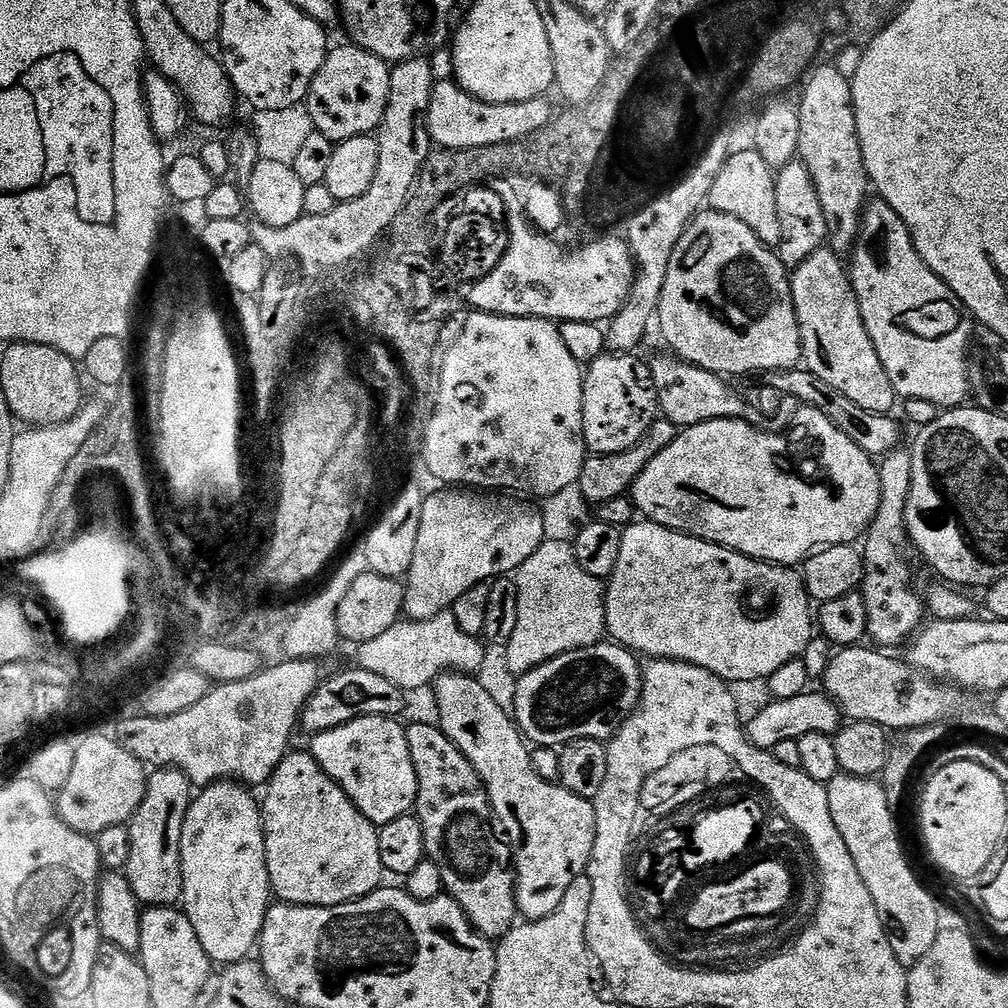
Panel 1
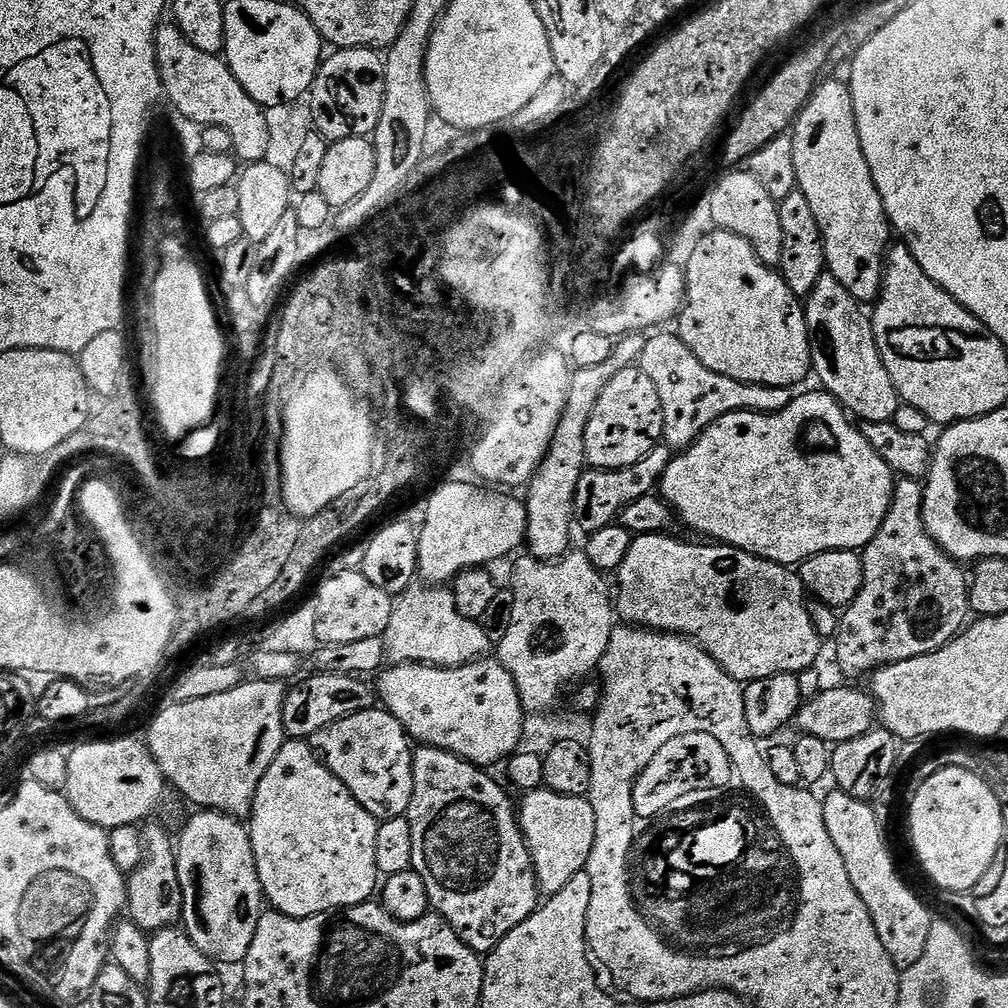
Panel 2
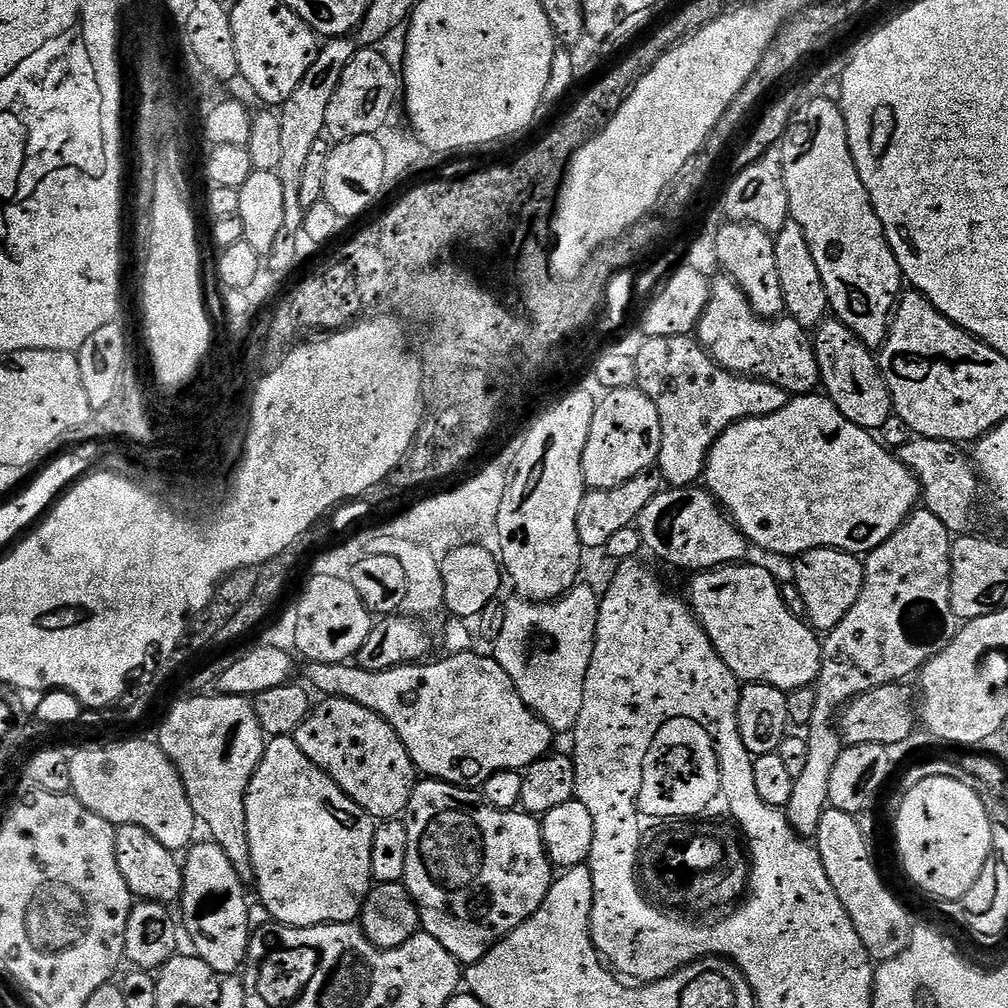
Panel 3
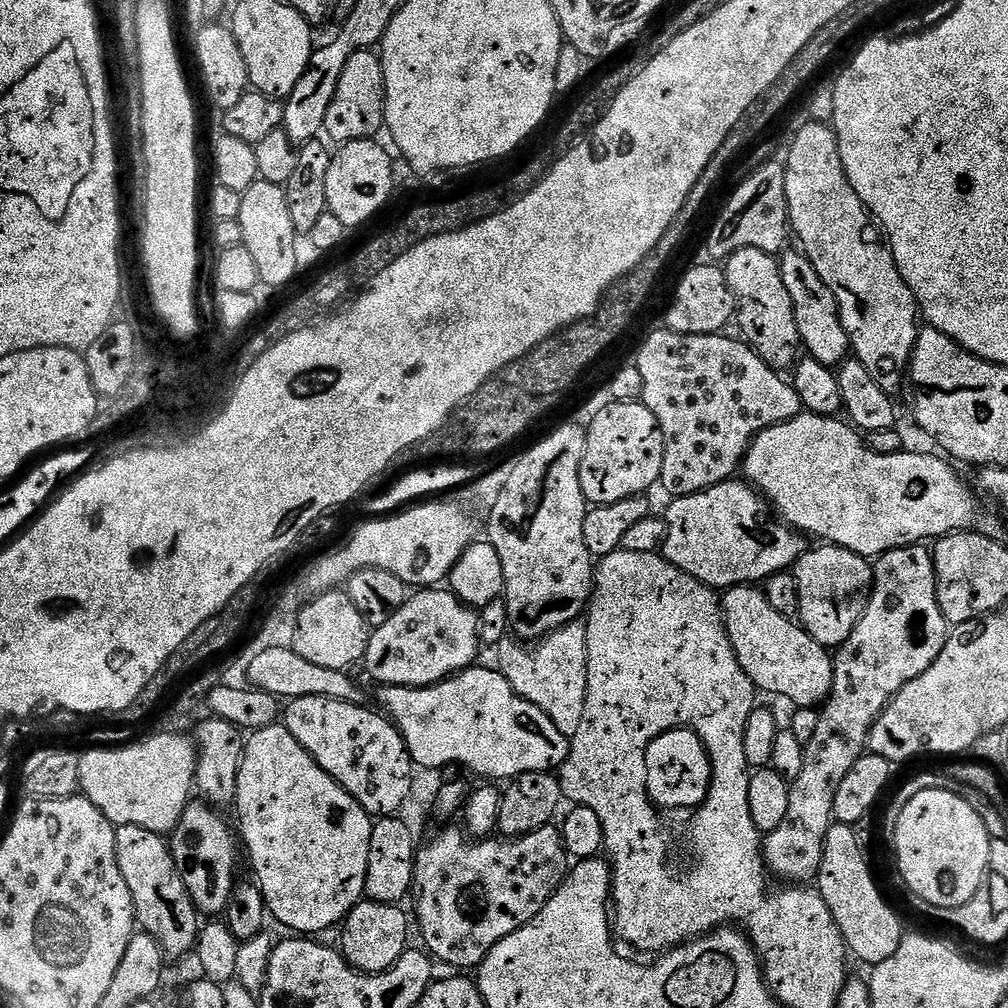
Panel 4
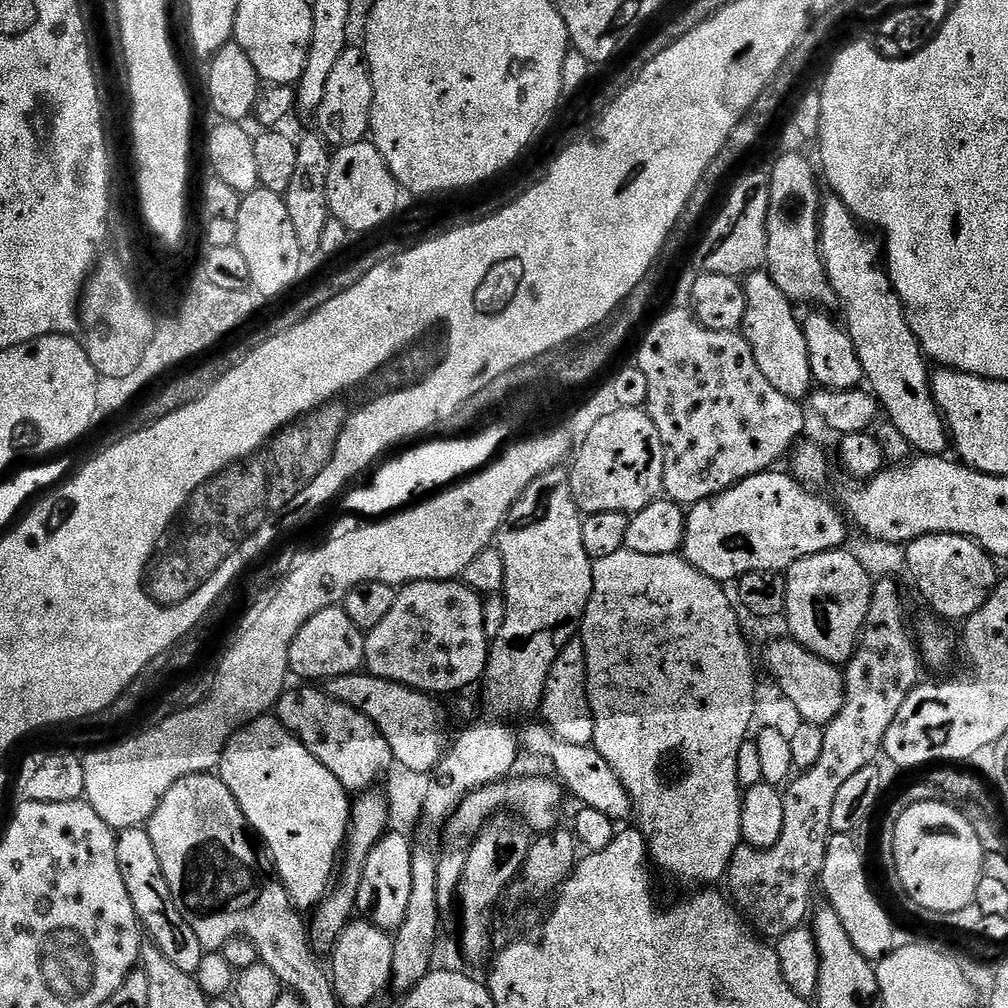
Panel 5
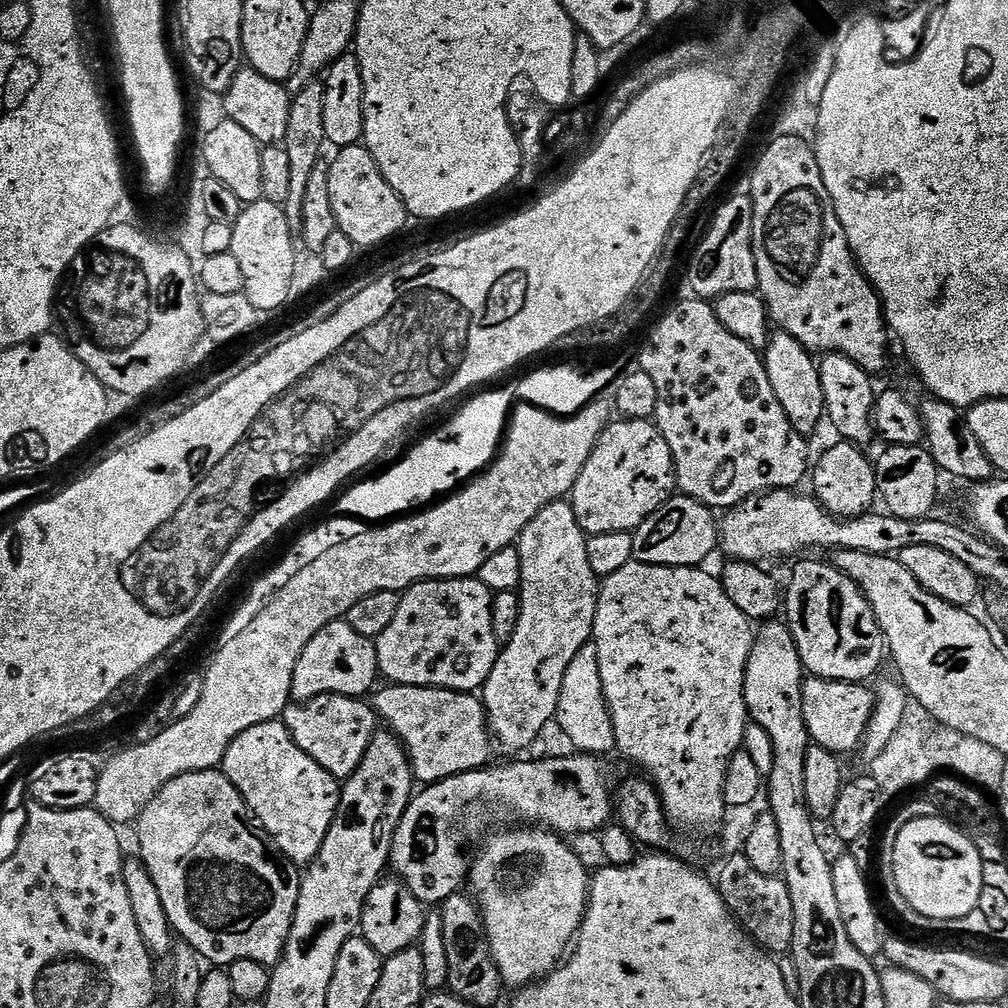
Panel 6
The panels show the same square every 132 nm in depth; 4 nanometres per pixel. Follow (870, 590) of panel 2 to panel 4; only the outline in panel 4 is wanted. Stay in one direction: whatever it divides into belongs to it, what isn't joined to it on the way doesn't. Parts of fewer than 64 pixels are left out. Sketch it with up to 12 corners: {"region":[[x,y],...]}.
{"region":[[924,544],[874,564],[832,689],[762,840],[780,882],[819,877],[836,788],[886,705],[946,646]]}

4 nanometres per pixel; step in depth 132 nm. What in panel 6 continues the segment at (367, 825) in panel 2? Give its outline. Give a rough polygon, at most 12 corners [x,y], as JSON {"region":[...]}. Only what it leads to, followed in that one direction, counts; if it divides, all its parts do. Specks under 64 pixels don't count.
{"region":[[283,719],[250,726],[222,771],[297,866],[322,850],[334,779]]}

